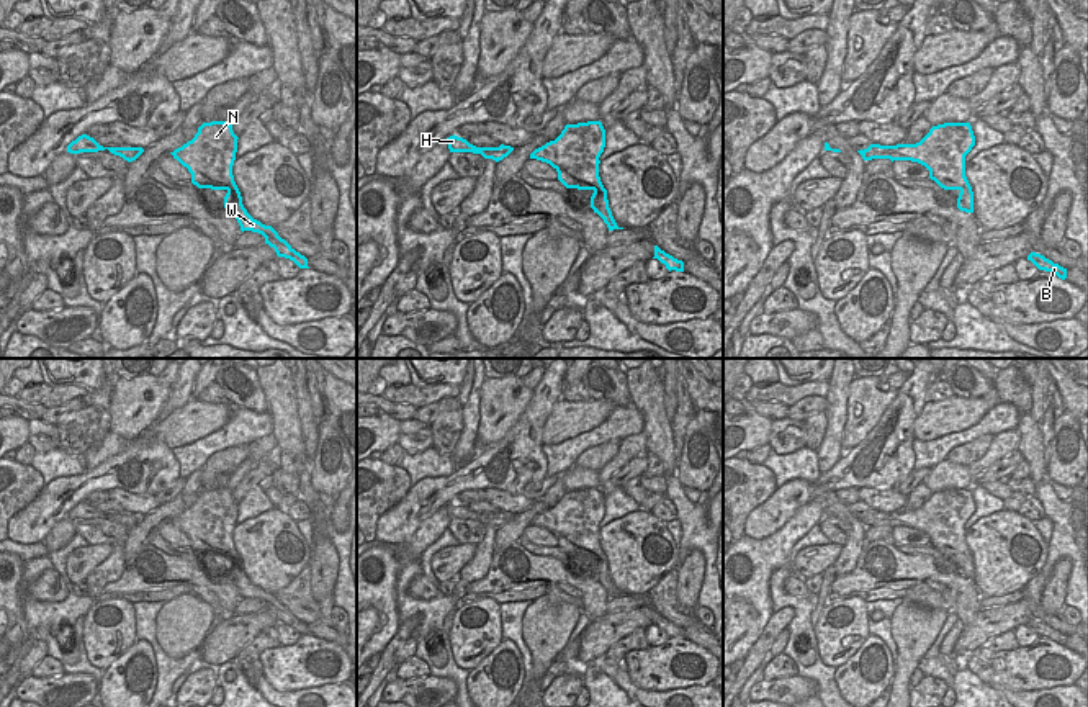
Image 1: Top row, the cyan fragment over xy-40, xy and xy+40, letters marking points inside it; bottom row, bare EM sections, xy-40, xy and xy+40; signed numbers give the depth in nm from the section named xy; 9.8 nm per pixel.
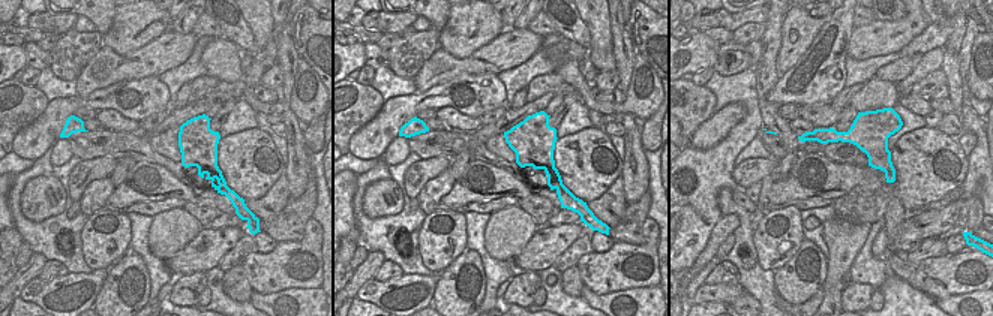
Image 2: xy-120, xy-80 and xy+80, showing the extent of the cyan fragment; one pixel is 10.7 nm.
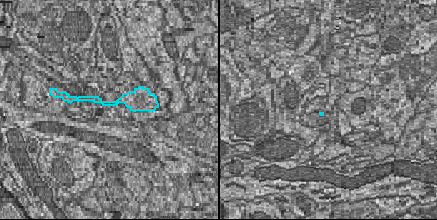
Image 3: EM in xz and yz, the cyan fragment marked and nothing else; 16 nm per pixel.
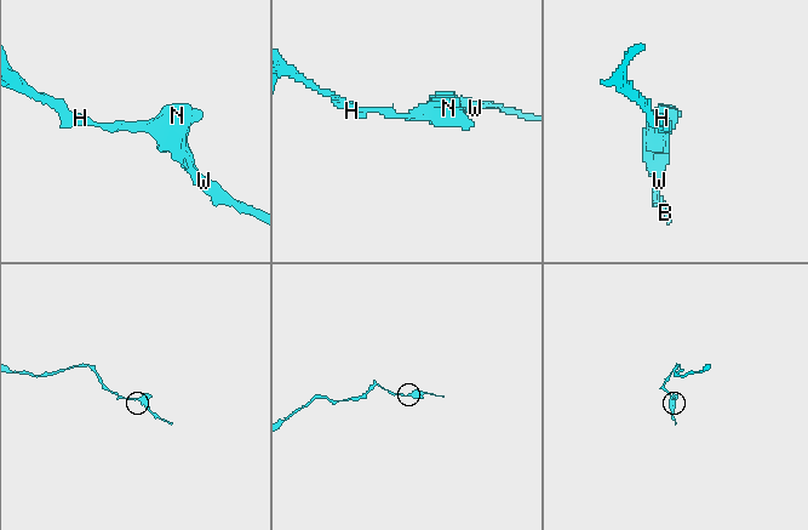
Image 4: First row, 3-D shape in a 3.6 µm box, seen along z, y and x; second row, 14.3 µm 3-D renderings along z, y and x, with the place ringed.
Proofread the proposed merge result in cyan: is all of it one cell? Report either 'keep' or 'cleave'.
keep

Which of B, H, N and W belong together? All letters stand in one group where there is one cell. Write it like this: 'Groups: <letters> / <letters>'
Groups: B H N W.

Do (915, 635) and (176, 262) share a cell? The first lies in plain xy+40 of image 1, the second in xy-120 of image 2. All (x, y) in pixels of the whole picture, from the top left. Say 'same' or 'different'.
different

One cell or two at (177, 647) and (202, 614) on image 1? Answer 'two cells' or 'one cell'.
one cell

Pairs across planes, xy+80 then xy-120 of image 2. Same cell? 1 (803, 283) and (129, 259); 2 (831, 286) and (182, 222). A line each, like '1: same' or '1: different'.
1: same
2: same

